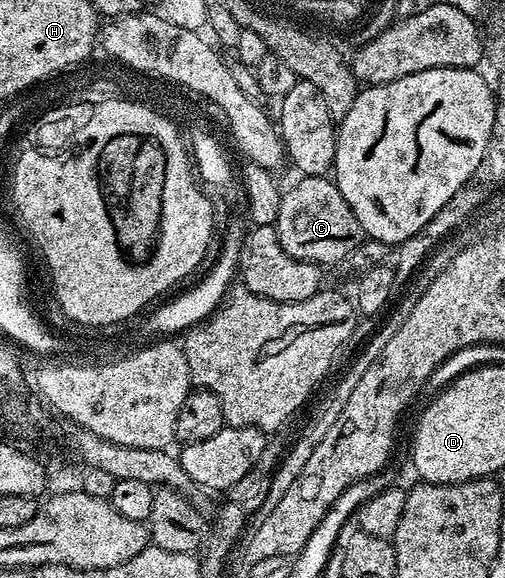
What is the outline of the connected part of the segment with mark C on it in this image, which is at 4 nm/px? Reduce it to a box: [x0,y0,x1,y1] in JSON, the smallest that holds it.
[275,176,365,266]

